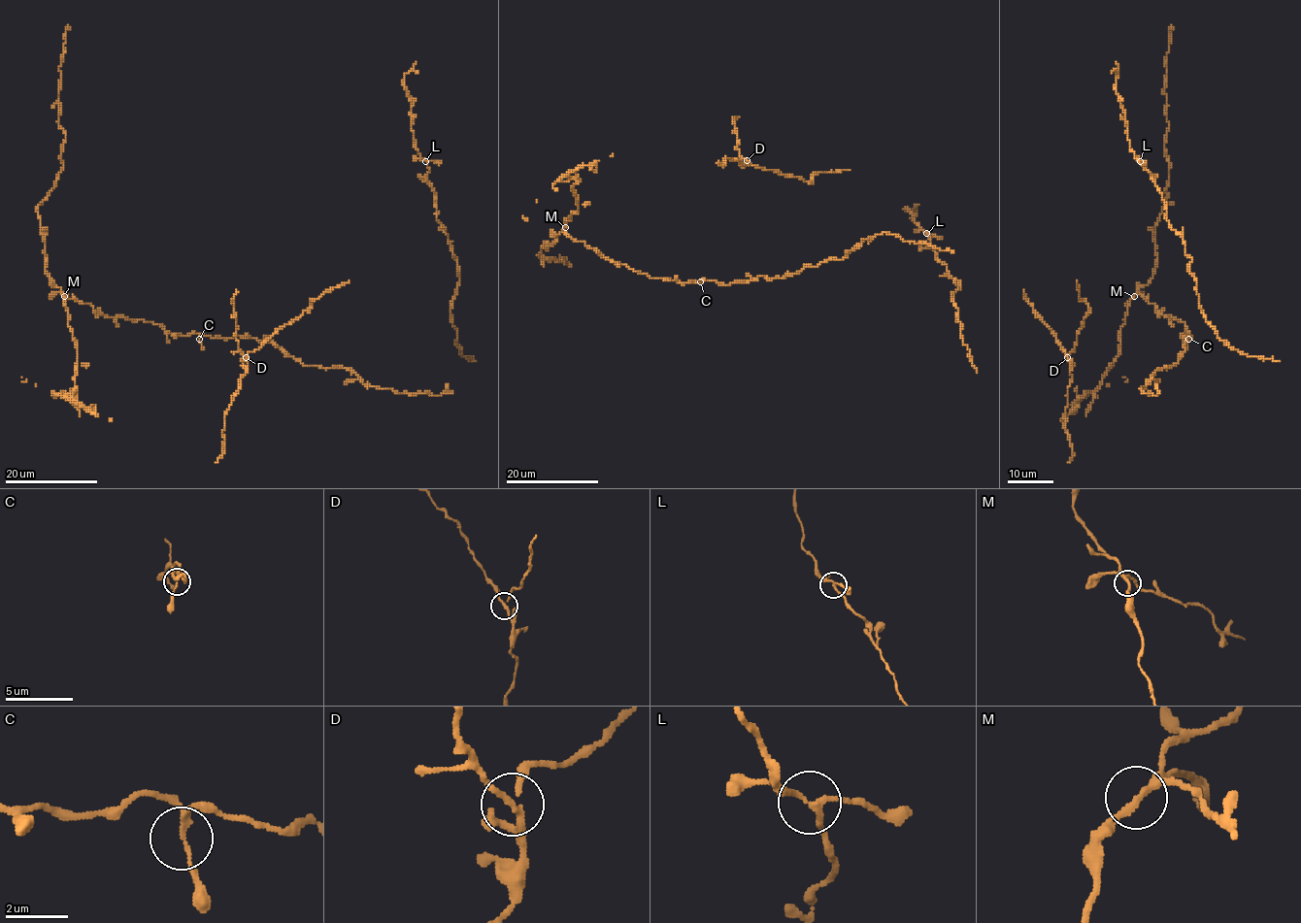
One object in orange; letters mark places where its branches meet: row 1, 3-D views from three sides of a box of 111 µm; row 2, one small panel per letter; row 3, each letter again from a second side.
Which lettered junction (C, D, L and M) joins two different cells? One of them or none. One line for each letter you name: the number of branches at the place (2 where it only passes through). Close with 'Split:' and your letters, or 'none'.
D: 3 branches meet
Split: D

